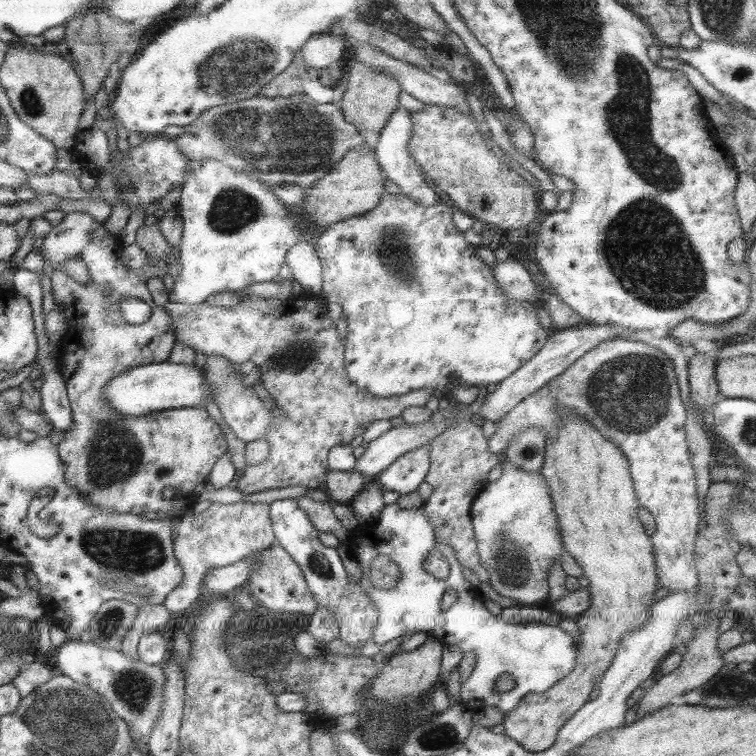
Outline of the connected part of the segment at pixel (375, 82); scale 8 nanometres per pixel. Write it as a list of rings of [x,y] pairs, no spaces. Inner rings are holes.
[[[355,61],[348,63],[343,80],[345,92],[338,104],[345,121],[349,122],[357,131],[373,131],[379,133],[386,124],[389,116],[398,109],[398,97],[401,88],[397,80],[386,76],[384,72],[378,72],[367,64]]]

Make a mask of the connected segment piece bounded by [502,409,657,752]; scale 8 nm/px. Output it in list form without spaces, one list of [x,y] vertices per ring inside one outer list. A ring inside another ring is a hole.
[[[557,411],[559,427],[555,437],[545,439],[544,457],[539,474],[545,479],[553,513],[556,514],[557,528],[561,535],[561,546],[578,564],[582,576],[587,579],[586,590],[589,594],[589,607],[577,618],[579,635],[575,643],[575,662],[571,672],[560,679],[553,687],[538,695],[526,695],[515,705],[512,711],[504,716],[503,734],[517,742],[525,752],[541,752],[555,742],[559,727],[582,704],[588,701],[589,693],[595,683],[609,667],[615,649],[619,647],[619,639],[637,629],[649,617],[653,604],[653,594],[657,590],[654,582],[654,563],[652,546],[649,537],[643,531],[637,519],[637,501],[628,471],[627,460],[617,446],[605,440],[587,419],[569,411]]]

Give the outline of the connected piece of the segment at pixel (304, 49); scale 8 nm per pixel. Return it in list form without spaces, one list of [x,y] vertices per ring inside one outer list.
[[[329,32],[315,37],[308,37],[301,46],[302,62],[316,70],[328,68],[333,62],[339,61],[344,50],[344,36],[333,35]]]

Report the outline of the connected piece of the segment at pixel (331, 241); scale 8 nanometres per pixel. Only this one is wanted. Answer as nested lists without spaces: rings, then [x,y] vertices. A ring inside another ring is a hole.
[[[388,188],[381,192],[380,204],[361,215],[353,216],[345,220],[327,225],[323,231],[319,231],[314,239],[313,247],[317,251],[319,263],[321,263],[321,284],[319,296],[324,302],[337,302],[341,306],[341,316],[345,320],[346,335],[344,338],[344,372],[347,380],[376,397],[392,397],[404,395],[407,392],[425,389],[429,394],[445,395],[449,392],[451,383],[461,383],[465,386],[486,386],[501,382],[509,373],[517,370],[539,348],[543,347],[550,331],[543,329],[537,321],[537,309],[534,304],[524,306],[519,301],[507,302],[503,291],[497,287],[497,281],[493,279],[491,267],[485,265],[481,259],[475,256],[473,247],[464,239],[464,233],[452,226],[452,210],[445,204],[421,207],[409,200],[397,190]]]

